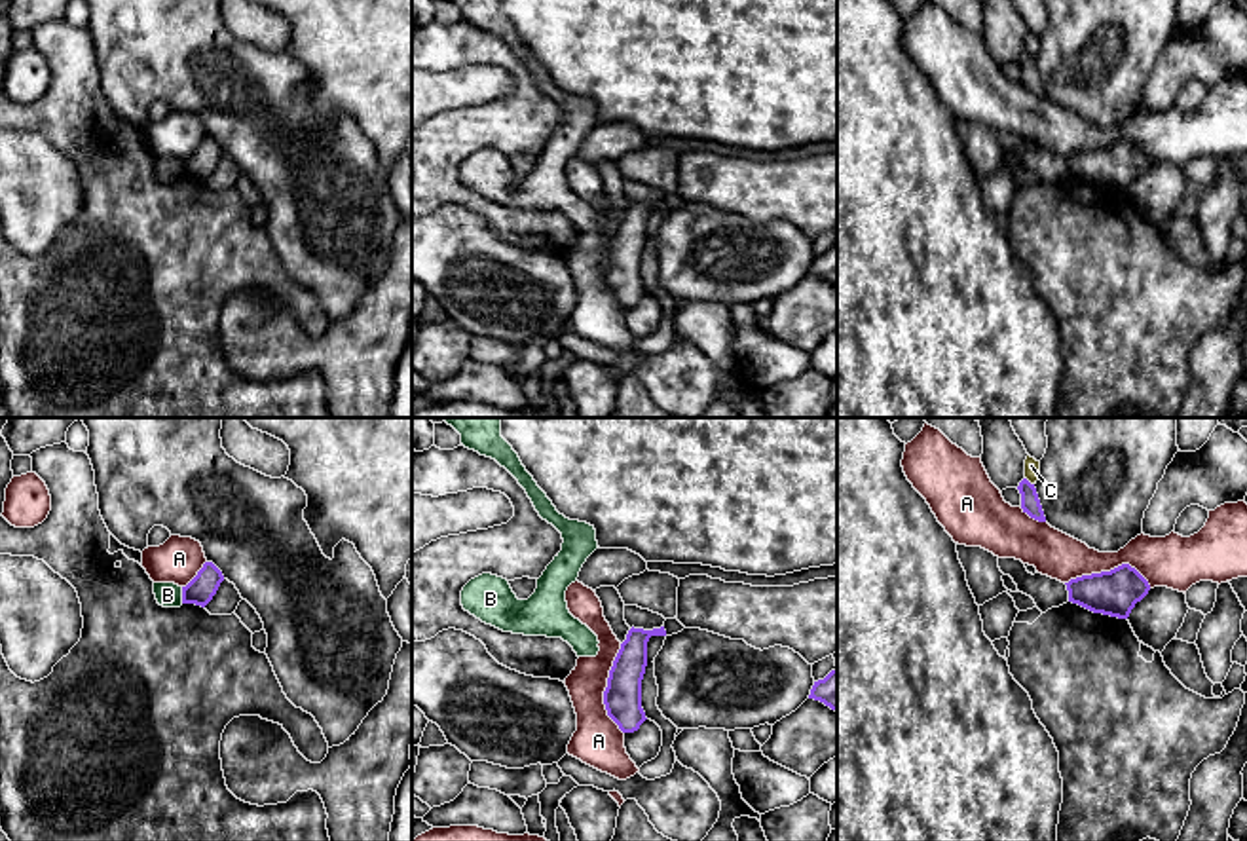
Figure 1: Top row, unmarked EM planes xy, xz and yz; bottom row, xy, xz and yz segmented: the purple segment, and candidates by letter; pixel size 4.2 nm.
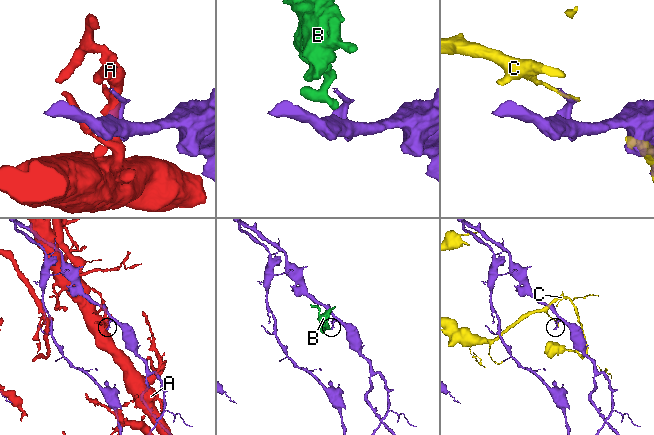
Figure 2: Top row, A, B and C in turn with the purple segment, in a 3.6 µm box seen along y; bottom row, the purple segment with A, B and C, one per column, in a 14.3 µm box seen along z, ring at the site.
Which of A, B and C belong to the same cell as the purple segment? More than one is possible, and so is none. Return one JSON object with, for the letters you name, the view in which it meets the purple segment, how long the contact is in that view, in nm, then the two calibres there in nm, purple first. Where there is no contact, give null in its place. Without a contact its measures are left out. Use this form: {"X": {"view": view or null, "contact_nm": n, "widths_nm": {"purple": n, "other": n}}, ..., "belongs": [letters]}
{"belongs": []}

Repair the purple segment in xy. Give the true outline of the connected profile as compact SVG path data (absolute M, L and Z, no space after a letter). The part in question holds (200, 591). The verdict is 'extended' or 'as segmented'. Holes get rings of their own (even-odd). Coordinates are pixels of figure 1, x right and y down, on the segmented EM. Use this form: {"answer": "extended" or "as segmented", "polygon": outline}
{"answer": "as segmented", "polygon": "M205 562L197 575L182 587L182 604L205 607L216 594L222 581L222 571L213 562Z"}

